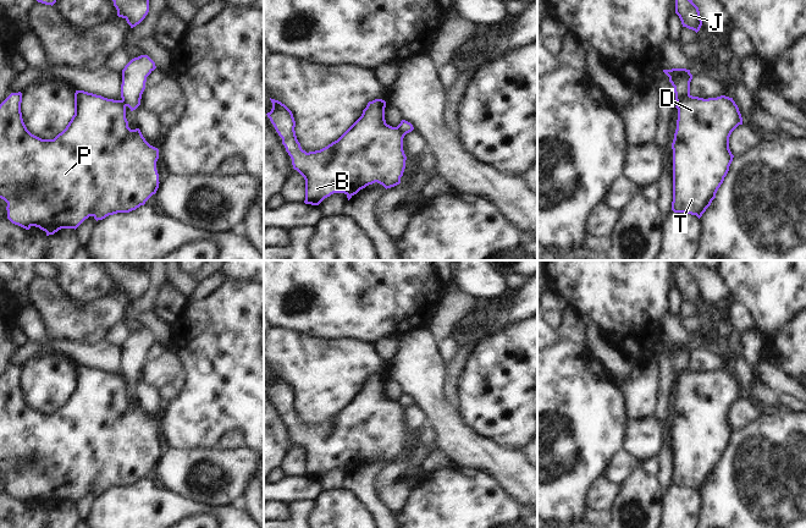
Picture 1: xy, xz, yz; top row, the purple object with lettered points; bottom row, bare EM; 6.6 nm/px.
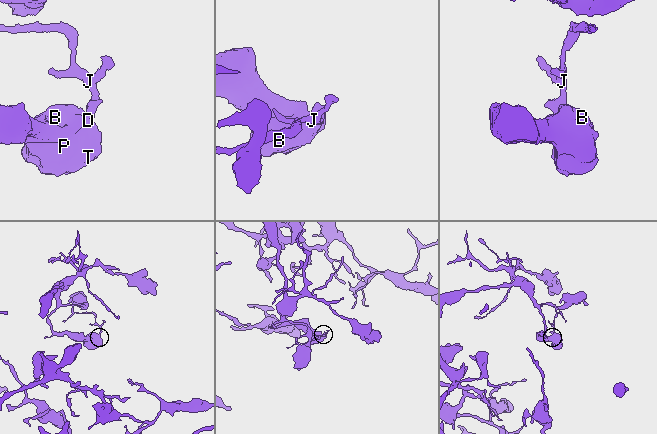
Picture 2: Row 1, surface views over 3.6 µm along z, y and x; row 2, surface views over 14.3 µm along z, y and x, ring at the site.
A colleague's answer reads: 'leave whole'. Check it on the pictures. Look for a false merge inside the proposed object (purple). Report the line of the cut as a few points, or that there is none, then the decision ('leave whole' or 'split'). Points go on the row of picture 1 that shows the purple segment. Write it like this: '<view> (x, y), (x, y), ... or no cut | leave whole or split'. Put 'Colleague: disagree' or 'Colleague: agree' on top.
Colleague: disagree
yz (689, 93), (675, 106) | split

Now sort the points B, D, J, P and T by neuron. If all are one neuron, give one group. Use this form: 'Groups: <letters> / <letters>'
Groups: B D P T / J.

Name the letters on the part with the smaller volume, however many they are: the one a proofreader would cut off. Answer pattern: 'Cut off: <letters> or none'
Cut off: J

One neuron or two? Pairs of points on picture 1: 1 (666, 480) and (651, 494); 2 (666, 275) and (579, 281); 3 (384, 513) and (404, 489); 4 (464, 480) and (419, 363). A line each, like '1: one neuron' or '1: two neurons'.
1: two neurons
2: one neuron
3: two neurons
4: two neurons

